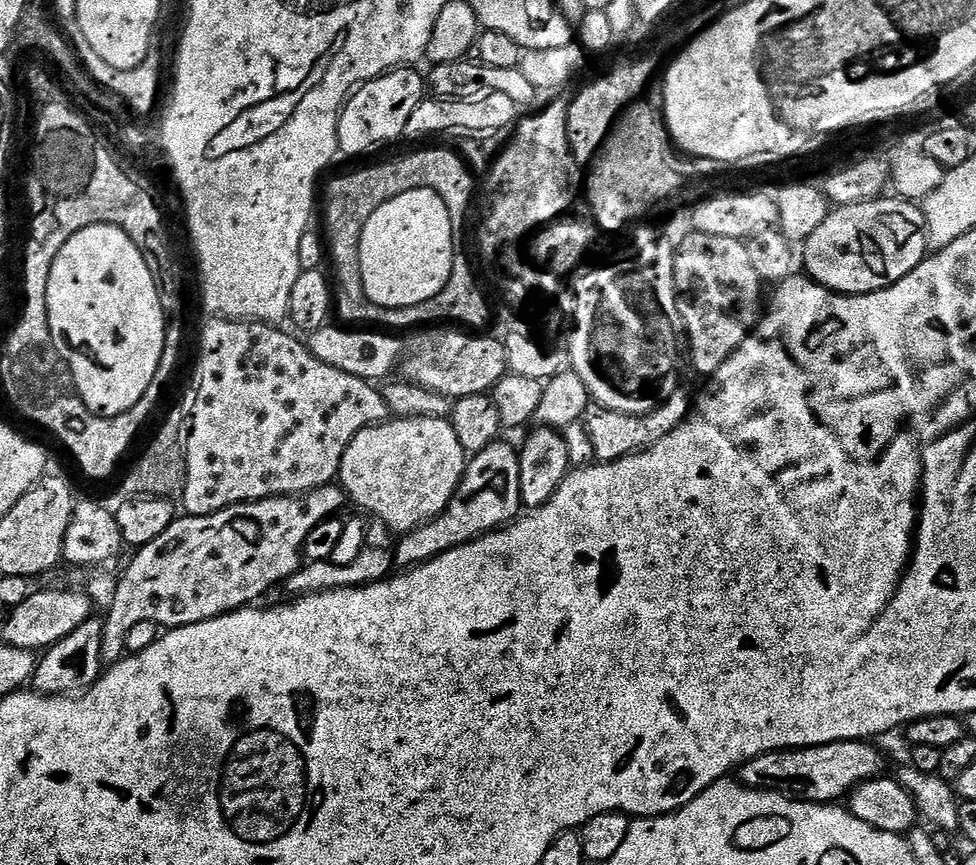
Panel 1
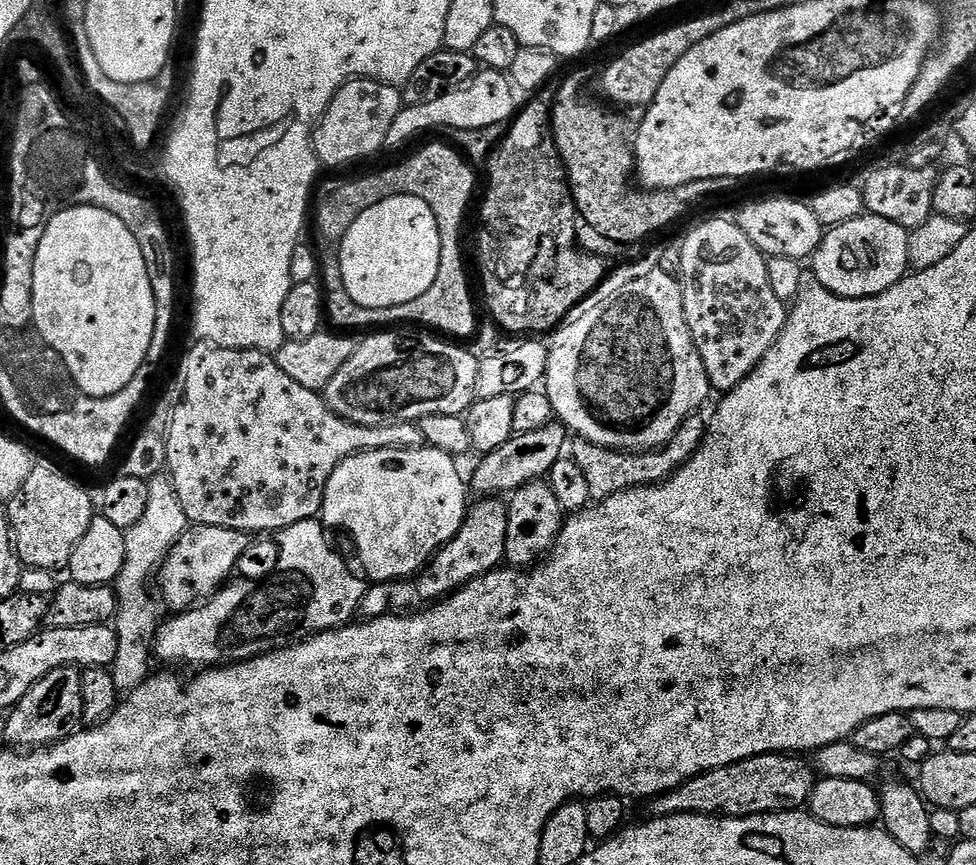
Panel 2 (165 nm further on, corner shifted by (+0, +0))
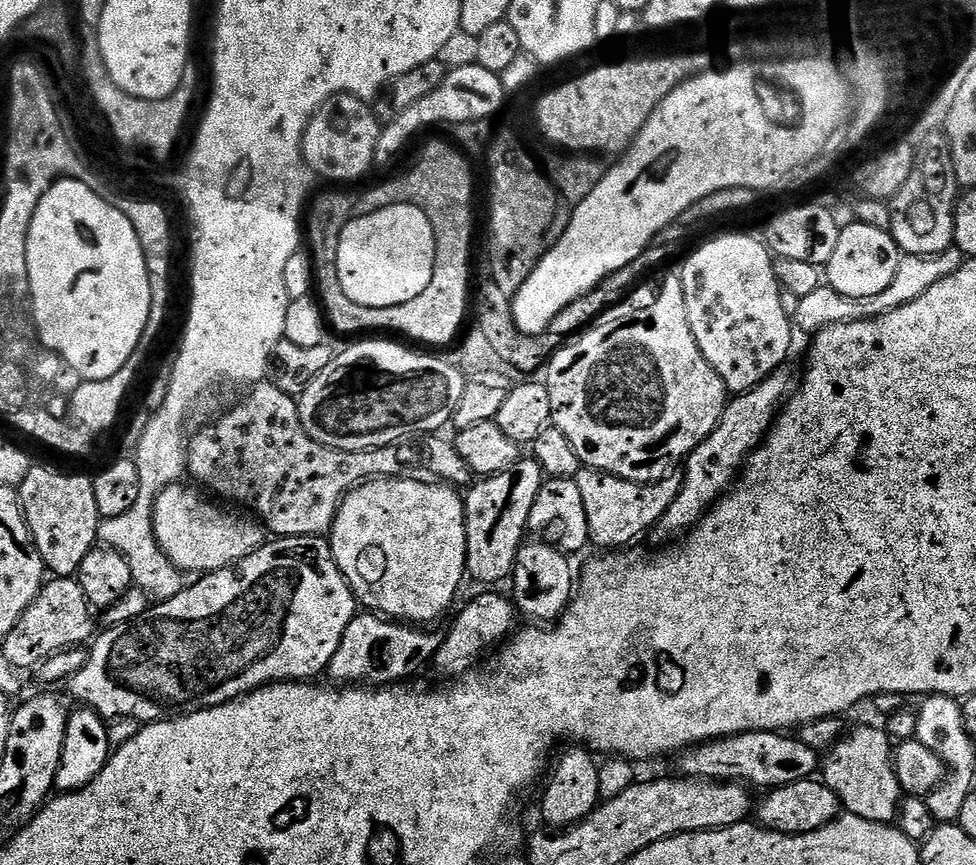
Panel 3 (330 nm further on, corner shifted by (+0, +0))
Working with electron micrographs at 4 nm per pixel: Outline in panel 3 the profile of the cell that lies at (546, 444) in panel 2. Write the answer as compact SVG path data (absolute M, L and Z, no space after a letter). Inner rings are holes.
M522 458L505 472L477 479L476 485L473 483L467 489L468 496L466 492L463 497L466 522L466 572L471 579L473 576L478 583L484 584L480 586L496 586L499 580L507 581L511 577L512 568L516 564L516 555L529 531L528 519L530 510L534 510L534 498L538 498L538 490L544 485L545 479L538 461L534 458Z

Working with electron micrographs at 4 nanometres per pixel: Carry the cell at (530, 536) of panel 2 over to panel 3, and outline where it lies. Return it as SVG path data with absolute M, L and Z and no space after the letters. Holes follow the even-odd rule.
M539 538L525 539L516 555L516 564L512 568L510 585L511 599L519 615L528 622L555 622L567 612L574 595L574 572L567 555L552 544Z

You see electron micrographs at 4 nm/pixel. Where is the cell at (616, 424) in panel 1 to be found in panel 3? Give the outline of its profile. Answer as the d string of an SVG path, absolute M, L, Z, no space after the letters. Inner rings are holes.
M581 466L574 477L578 491L582 494L582 503L586 509L586 526L588 538L600 550L620 550L631 540L639 538L643 532L651 533L661 518L674 506L674 498L678 498L680 487L684 485L683 475L673 470L660 480L649 484L630 482L626 478L618 478L609 472L597 468Z

